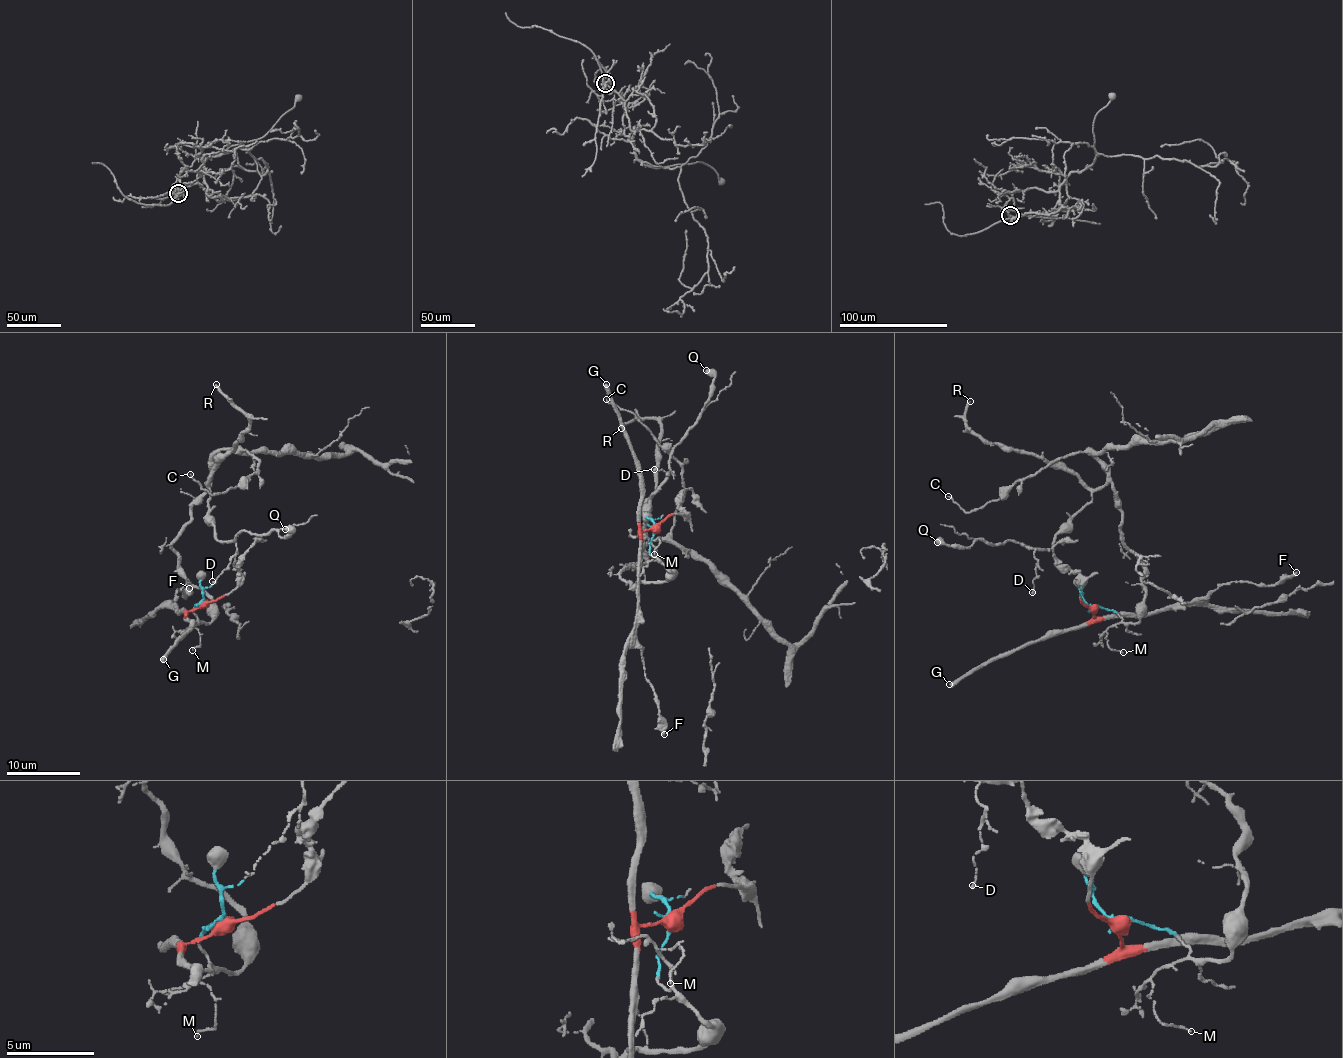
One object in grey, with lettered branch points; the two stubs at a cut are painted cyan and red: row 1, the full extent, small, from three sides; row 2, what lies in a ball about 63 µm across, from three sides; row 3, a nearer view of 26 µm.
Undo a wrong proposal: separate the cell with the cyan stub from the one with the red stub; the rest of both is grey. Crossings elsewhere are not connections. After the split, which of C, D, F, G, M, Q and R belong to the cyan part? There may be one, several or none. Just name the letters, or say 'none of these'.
C, D, M, Q, R

